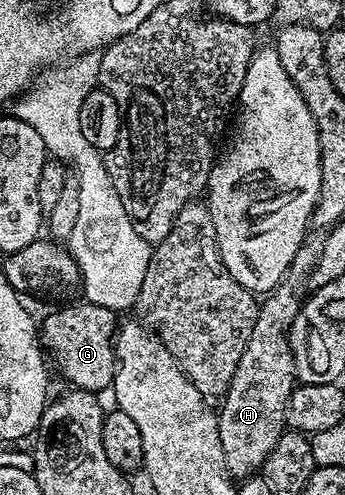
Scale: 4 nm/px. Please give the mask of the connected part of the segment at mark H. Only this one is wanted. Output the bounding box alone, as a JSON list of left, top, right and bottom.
[218,238,320,478]

